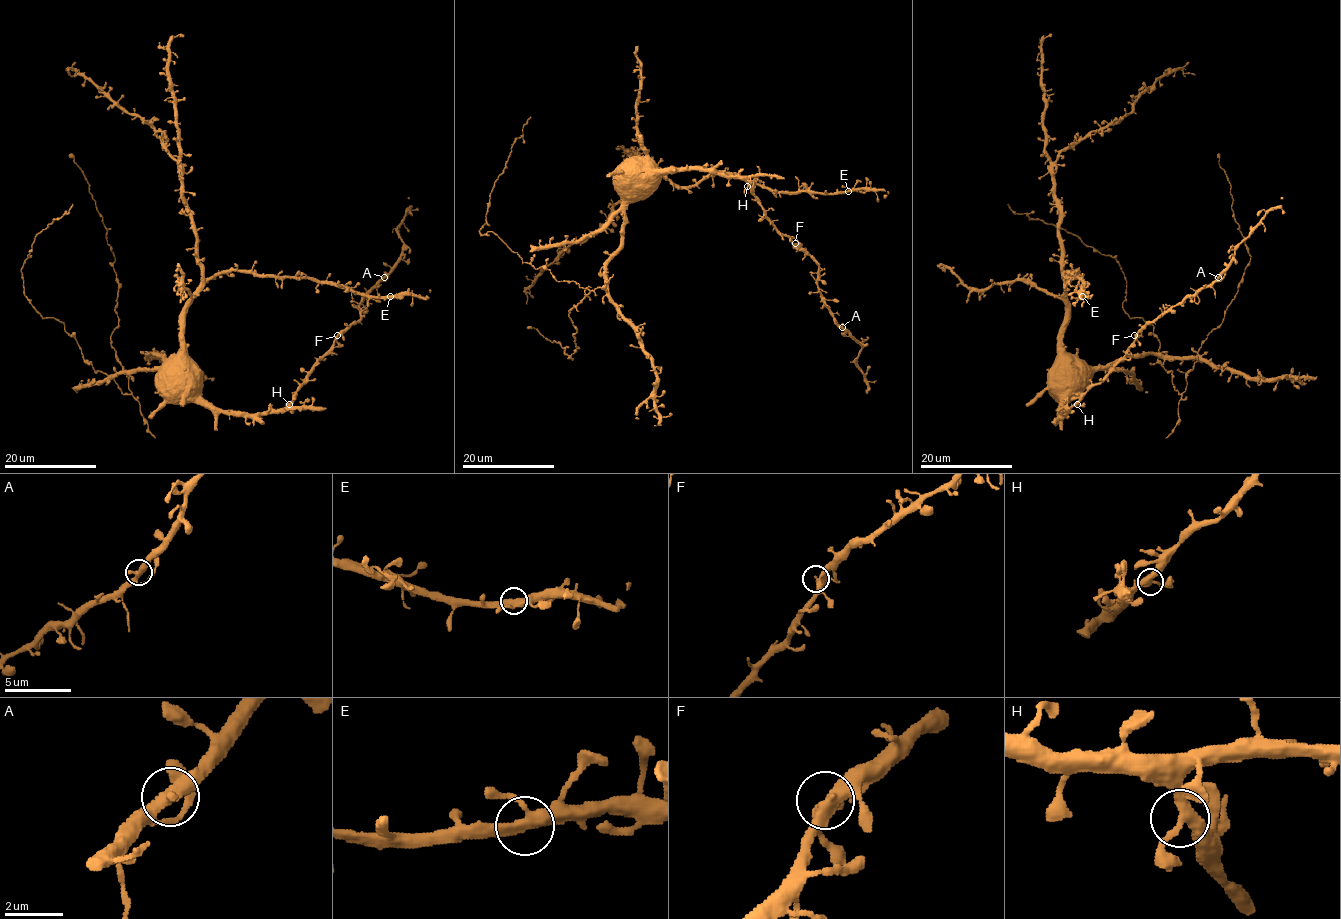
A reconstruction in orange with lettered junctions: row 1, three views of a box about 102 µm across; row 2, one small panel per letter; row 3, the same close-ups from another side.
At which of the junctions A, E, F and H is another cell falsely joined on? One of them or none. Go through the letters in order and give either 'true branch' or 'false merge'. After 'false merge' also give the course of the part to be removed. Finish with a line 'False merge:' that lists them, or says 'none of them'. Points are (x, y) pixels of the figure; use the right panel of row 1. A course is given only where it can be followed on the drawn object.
A: true branch
E: true branch
F: true branch
H: true branch
False merge: none of them

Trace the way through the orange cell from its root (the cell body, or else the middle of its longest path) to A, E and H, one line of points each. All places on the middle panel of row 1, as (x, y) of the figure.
A: (636, 158), (643, 157), (655, 168), (702, 168), (743, 179), (768, 220), (815, 262), (818, 291), (842, 328)
E: (636, 158), (642, 174), (661, 174), (679, 186), (696, 186), (716, 173), (732, 173), (778, 191), (848, 191)
H: (636, 158), (643, 157), (655, 168), (702, 168), (738, 175), (747, 186)

